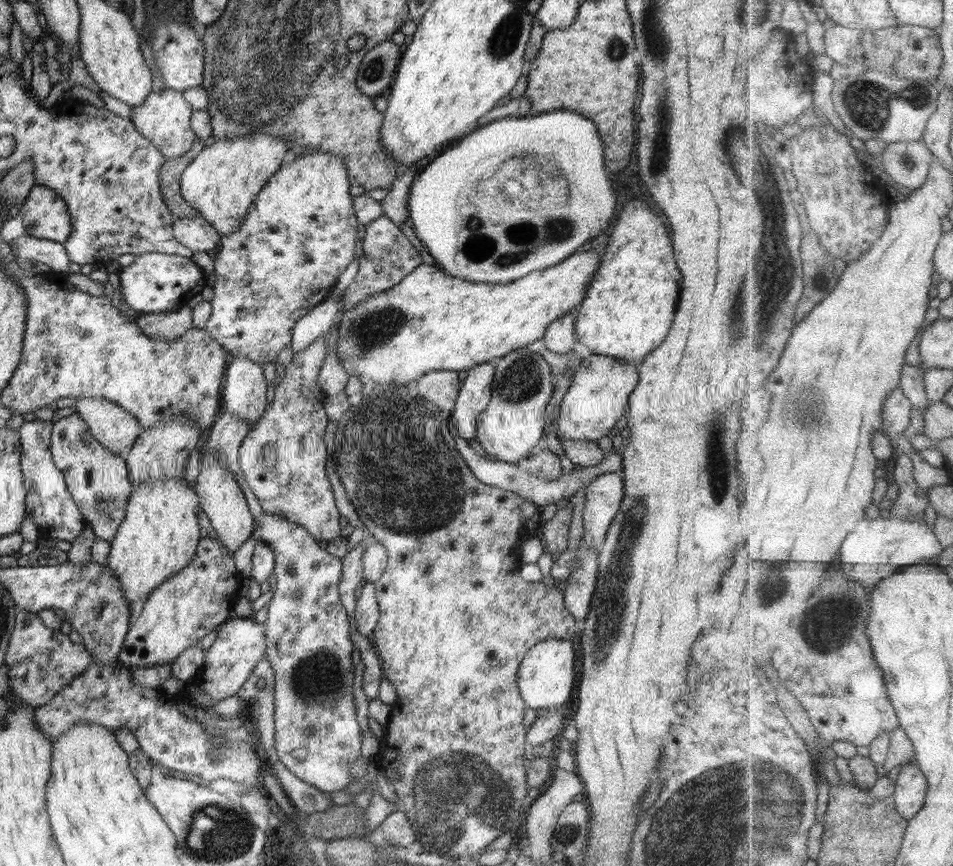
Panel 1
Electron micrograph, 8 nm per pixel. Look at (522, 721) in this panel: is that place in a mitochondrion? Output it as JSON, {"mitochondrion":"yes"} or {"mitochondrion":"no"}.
{"mitochondrion":"no"}

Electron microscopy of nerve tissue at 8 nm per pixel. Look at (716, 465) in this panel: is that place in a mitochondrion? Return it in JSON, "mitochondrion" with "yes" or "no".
{"mitochondrion":"yes"}

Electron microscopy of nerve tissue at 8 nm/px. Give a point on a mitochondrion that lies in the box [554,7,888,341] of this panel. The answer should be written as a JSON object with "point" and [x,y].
{"point":[660,153]}

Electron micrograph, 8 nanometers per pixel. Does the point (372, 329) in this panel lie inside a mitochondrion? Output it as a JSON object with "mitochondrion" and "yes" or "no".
{"mitochondrion":"yes"}

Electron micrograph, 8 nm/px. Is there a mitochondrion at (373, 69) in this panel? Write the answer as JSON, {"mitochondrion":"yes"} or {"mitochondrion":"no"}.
{"mitochondrion":"yes"}

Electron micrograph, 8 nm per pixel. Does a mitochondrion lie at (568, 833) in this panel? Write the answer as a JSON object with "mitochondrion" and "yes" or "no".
{"mitochondrion":"yes"}

